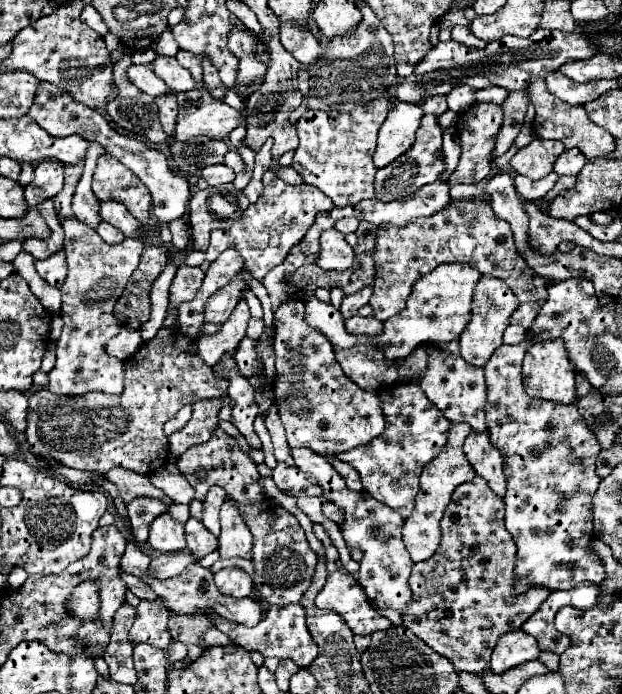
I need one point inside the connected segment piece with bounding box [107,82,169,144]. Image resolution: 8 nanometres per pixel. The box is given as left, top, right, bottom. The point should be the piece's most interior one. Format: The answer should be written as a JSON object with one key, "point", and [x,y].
{"point":[132,109]}

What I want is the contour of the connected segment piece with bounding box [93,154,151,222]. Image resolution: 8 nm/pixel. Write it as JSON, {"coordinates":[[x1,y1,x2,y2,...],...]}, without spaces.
{"coordinates":[[103,154,97,160,93,192,99,200,115,198,123,202,139,222,149,220,151,194,147,192,147,186,111,154]]}

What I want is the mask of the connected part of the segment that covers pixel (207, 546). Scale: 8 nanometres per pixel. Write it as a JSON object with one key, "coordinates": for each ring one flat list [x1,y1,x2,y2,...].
{"coordinates":[[189,518,185,524,185,534,187,534,187,548,195,552,199,558,217,548,217,538,203,528,201,520]]}

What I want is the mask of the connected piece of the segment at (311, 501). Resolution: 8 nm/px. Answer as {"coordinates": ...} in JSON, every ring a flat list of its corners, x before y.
{"coordinates":[[297,498,297,508,301,510,301,512,305,512,309,518,311,518,311,522,319,522,319,524,323,524,325,526,325,522,327,522,327,518,323,516,323,512,321,512,321,498]]}

